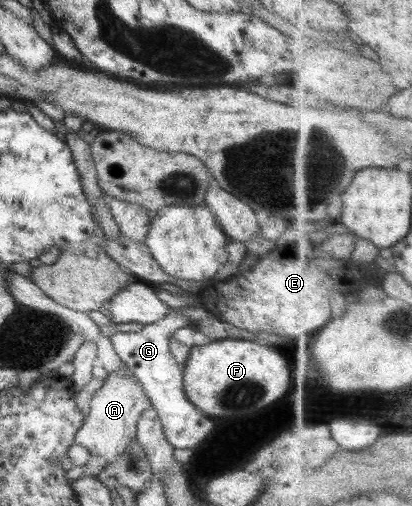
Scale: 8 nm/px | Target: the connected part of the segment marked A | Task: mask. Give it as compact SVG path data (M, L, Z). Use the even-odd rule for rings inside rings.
M125 364L119 373L109 373L105 384L95 392L90 402L89 416L84 421L85 426L81 428L81 432L77 431L75 442L84 446L89 453L97 454L105 460L107 466L111 466L117 454L136 440L138 421L143 410L151 407L151 402Z

